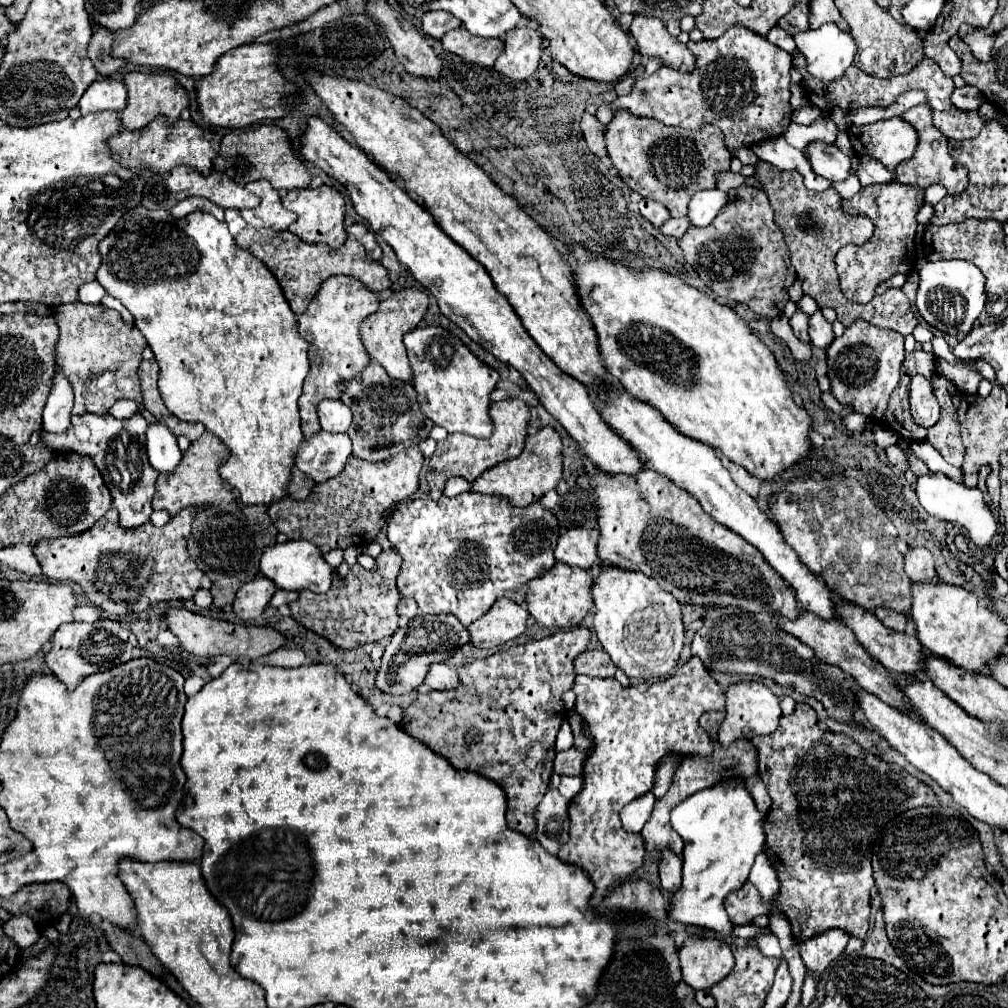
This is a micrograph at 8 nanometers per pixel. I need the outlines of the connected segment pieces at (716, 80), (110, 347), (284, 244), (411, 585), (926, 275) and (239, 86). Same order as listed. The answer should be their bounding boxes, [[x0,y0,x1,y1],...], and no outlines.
[[611,26,789,150],[53,304,147,414],[247,234,391,314],[387,492,559,626],[915,258,985,338],[195,42,297,128]]

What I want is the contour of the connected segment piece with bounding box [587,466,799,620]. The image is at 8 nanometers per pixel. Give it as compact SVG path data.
M595 466L587 472L591 488L597 496L597 522L599 522L599 560L605 564L615 564L625 570L643 572L661 580L659 586L673 594L681 604L697 606L735 606L745 612L781 612L785 618L795 620L799 614L795 594L787 582L767 564L763 554L739 534L727 526L715 522L699 502L687 492L675 486L667 476L649 470L647 466L633 476L607 474Z

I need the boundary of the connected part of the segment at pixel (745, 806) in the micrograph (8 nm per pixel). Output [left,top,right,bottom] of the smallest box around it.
[671,778,765,934]

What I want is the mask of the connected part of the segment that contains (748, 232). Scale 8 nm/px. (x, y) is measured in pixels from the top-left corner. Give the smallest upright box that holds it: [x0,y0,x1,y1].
[679,184,797,318]

